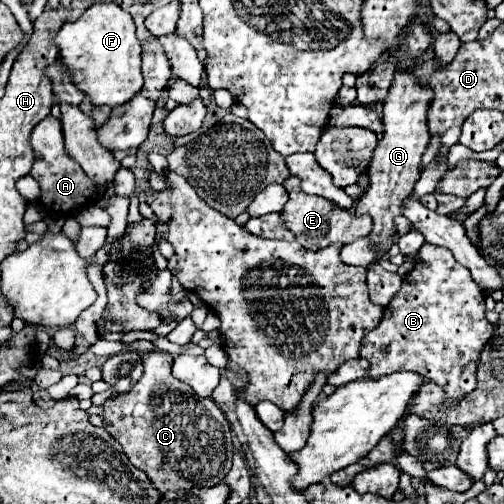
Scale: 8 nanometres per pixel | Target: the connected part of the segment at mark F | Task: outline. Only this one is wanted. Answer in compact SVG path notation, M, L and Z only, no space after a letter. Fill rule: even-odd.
M115 2L93 4L77 22L65 24L53 44L59 50L61 64L69 70L69 78L91 98L93 106L125 104L143 88L141 44L135 36L135 22Z

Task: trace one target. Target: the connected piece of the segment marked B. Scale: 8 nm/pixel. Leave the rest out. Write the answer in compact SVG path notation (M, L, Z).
M423 244L415 268L403 278L401 290L385 306L385 314L377 330L371 330L363 338L361 358L369 362L369 378L381 378L401 370L417 372L421 374L423 382L435 382L437 386L441 386L447 396L447 404L455 406L461 398L475 390L475 372L481 358L481 350L493 336L493 330L493 324L489 324L485 318L485 294L477 286L477 282L473 282L469 270L461 266L449 250L433 244Z

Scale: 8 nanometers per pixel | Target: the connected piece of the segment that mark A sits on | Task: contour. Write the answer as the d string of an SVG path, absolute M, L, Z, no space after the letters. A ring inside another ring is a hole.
M47 116L45 120L41 120L33 132L33 152L35 152L35 162L33 162L33 170L31 176L39 182L41 186L41 206L49 212L49 214L71 214L73 210L77 210L79 206L85 204L93 204L95 196L97 196L97 186L93 186L93 180L81 170L81 166L69 158L69 154L63 150L63 132L61 132L61 124L57 118Z

